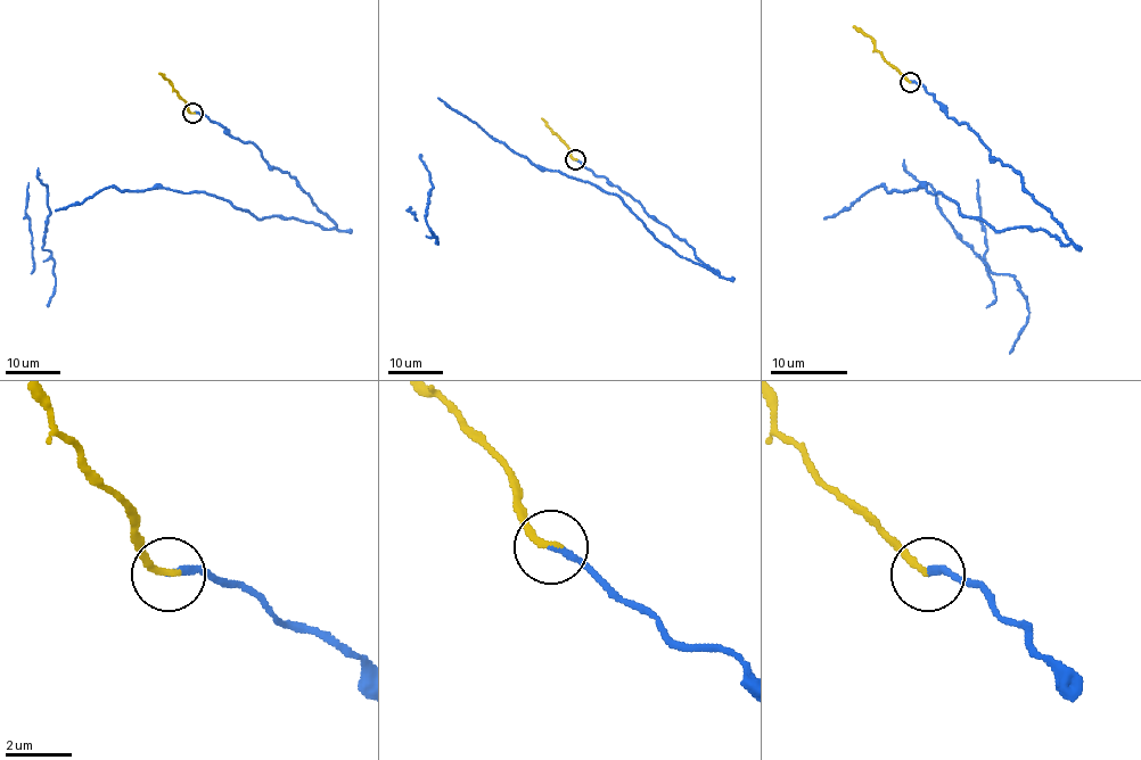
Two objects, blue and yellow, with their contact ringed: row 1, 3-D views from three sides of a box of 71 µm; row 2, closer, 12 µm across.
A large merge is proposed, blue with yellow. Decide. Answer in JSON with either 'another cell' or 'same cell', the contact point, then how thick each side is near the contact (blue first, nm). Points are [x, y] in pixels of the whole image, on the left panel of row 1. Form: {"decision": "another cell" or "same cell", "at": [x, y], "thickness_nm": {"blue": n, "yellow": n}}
{"decision": "same cell", "at": [193, 113], "thickness_nm": {"blue": 200, "yellow": 240}}

